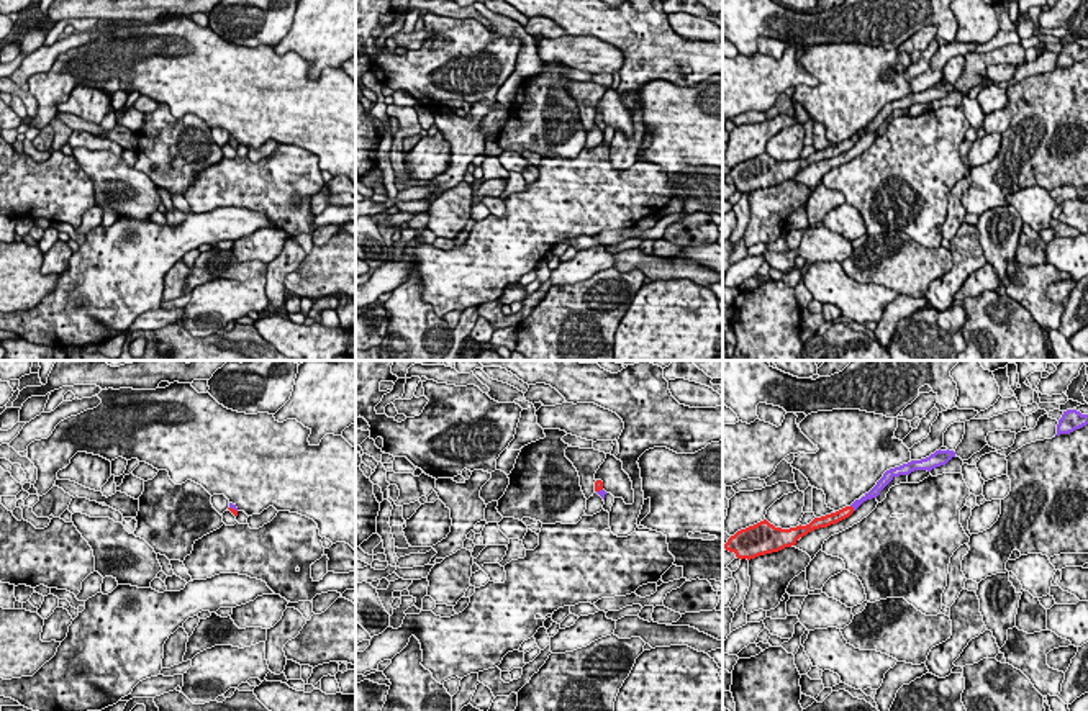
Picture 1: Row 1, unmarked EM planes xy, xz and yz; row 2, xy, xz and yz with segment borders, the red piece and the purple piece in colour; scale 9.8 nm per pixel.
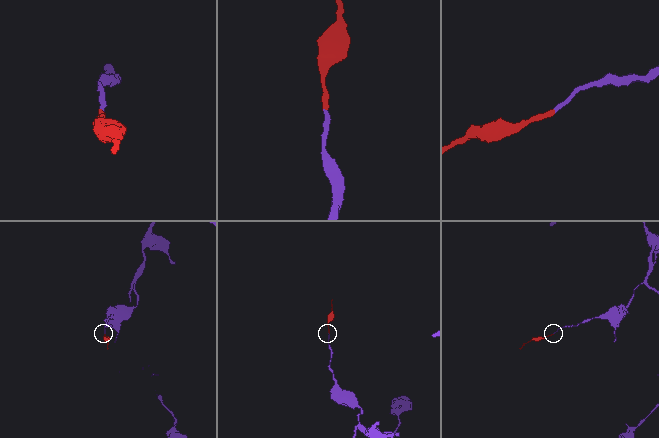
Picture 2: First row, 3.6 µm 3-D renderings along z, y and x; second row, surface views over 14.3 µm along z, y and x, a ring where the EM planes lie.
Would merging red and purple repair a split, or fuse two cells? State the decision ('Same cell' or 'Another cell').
Same cell

